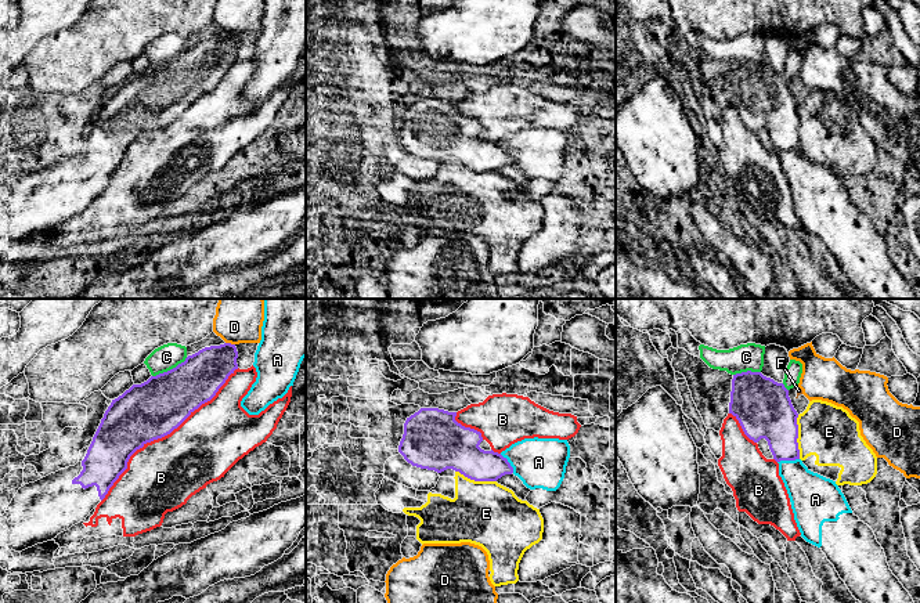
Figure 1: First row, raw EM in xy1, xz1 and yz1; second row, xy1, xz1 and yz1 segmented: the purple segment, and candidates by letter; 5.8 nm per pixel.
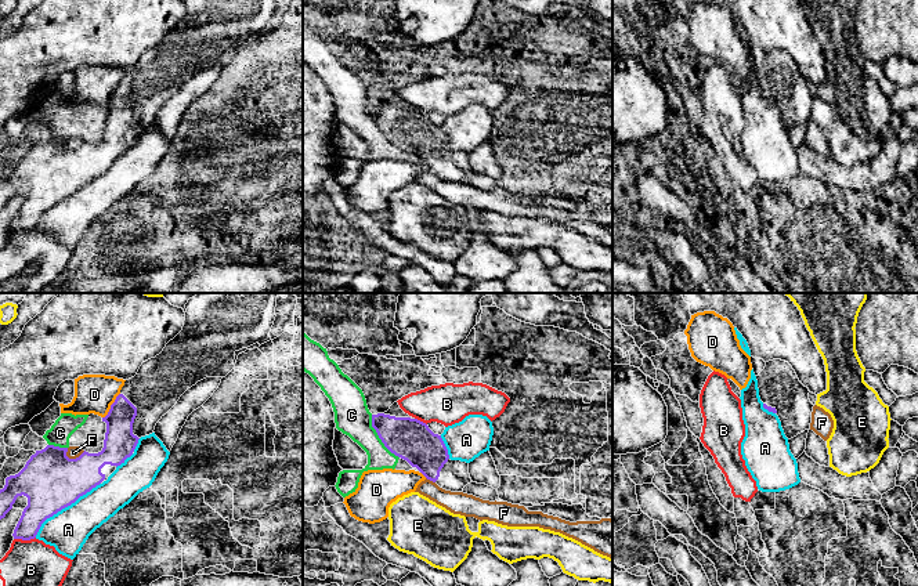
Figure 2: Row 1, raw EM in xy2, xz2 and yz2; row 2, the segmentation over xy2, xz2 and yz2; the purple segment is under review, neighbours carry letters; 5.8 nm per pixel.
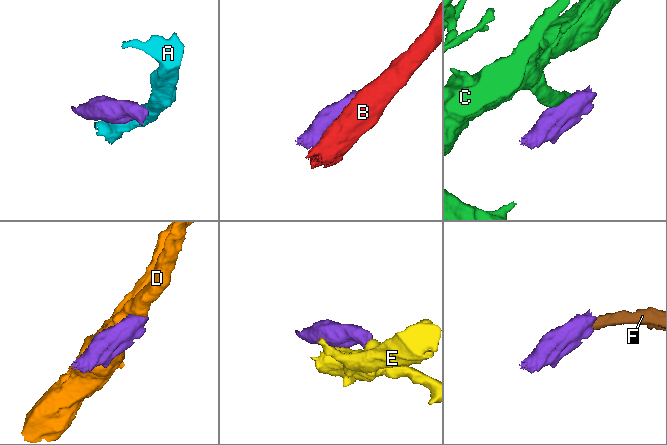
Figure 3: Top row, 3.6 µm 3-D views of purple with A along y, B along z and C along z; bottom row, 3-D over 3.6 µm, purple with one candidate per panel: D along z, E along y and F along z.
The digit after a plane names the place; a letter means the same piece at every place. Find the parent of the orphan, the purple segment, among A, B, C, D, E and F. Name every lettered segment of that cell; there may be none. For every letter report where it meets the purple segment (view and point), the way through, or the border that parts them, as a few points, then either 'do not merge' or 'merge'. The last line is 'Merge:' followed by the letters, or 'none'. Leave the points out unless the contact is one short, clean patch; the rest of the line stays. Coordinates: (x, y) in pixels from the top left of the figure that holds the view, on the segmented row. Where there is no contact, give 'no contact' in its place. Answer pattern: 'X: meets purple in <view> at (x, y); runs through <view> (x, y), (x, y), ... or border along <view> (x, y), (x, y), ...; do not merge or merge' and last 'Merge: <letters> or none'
A: meets purple in xy2 at (64, 507); do not merge
B: meets purple in xy1 at (163, 436); do not merge
C: meets purple in xz2 at (379, 437); border along xz2 (371, 415), (371, 426), (378, 437), (398, 458); do not merge
D: meets purple in xy2 at (111, 405); border along xy2 (119, 393), (102, 418); do not merge
E: meets purple in yz1 at (797, 437); border along yz1 (797, 415), (797, 448), (800, 458); do not merge
F: meets purple in xy2 at (76, 458); do not merge
Merge: none

